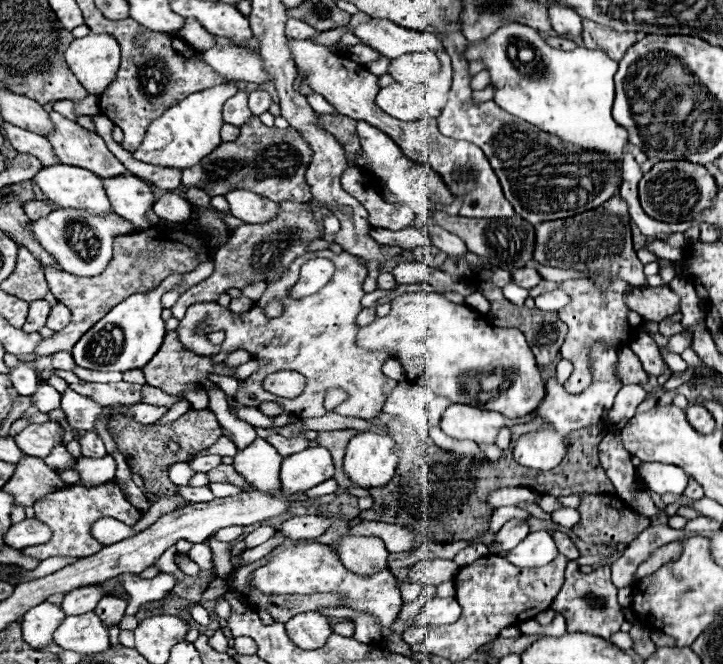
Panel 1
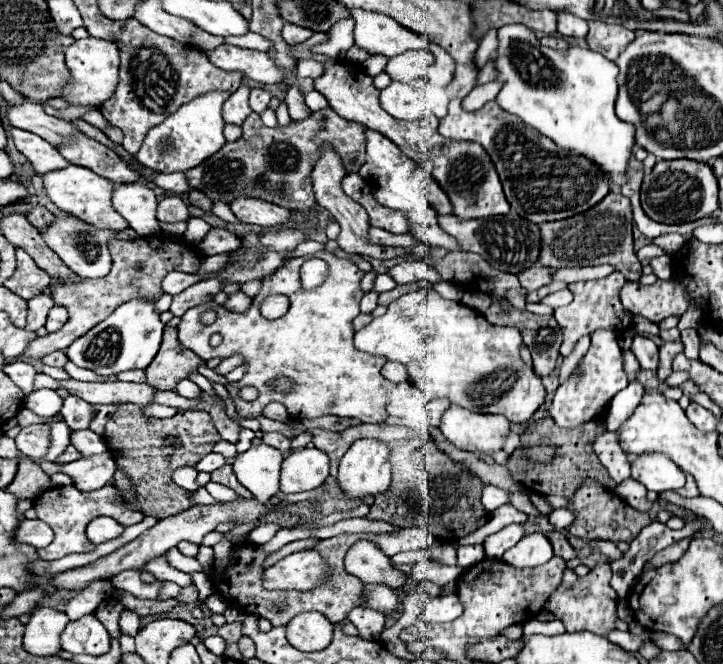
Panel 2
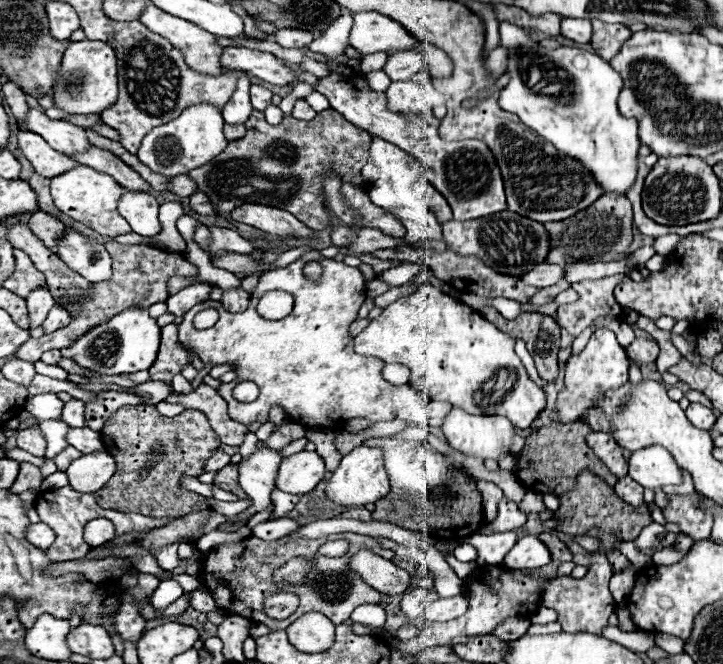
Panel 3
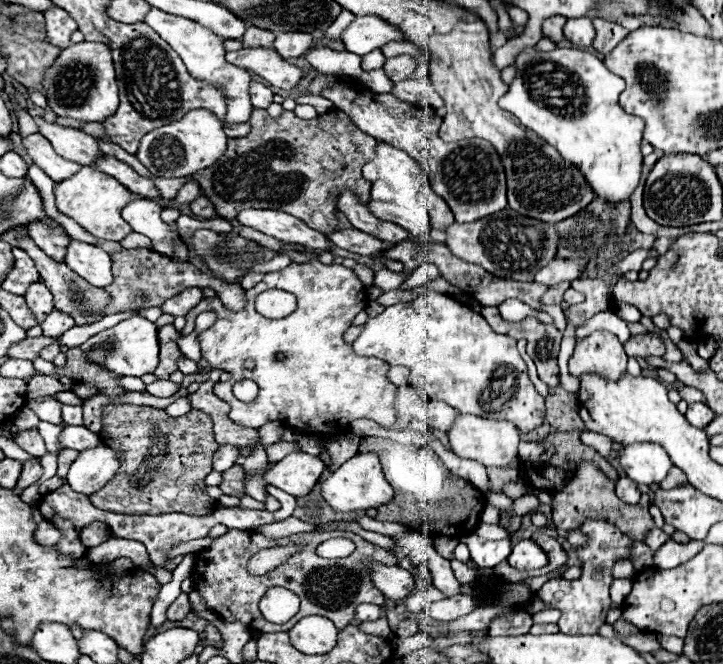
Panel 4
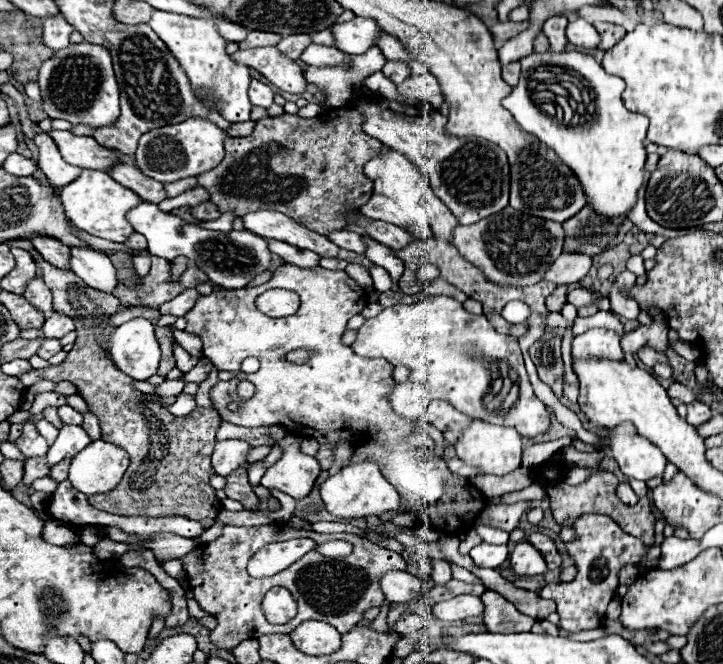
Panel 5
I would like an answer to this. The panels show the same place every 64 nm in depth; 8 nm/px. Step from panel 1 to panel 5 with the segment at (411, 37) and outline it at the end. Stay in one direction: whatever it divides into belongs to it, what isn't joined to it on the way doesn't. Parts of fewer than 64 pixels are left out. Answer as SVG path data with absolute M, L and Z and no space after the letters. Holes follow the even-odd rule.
M354 18L350 22L344 24L336 24L330 28L336 44L342 52L346 54L364 54L366 50L370 50L372 46L376 46L376 38L382 32L382 28L378 26L376 20L372 18Z

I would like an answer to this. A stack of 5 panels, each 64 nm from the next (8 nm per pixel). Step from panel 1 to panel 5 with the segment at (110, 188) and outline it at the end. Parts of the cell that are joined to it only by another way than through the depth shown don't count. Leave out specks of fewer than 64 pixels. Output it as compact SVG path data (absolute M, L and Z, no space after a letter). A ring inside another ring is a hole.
M140 202L134 206L128 214L126 220L132 224L132 228L140 234L146 236L148 240L148 252L152 256L160 256L166 260L174 260L176 256L188 256L190 264L202 268L208 278L224 288L242 288L246 286L256 274L264 272L270 268L270 250L268 244L252 234L252 232L216 232L216 230L206 230L194 224L184 224L178 216L164 214L158 204L150 202Z

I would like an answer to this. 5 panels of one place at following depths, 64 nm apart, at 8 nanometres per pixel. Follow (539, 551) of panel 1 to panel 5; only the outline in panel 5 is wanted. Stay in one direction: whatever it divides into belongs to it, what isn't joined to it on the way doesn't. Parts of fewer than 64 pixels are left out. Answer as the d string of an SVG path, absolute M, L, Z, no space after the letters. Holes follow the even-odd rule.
M518 542L510 554L510 568L516 576L538 576L546 572L546 562L532 544Z

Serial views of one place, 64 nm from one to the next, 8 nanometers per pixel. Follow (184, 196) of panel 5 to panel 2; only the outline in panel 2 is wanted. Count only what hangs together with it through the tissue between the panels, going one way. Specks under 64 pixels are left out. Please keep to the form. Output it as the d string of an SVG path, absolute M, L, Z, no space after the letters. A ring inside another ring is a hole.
M152 170L152 184L156 184L158 188L176 192L176 194L190 192L190 186L186 184L186 178L182 176L182 172L168 172L168 174L164 174L164 172L158 172L158 170Z

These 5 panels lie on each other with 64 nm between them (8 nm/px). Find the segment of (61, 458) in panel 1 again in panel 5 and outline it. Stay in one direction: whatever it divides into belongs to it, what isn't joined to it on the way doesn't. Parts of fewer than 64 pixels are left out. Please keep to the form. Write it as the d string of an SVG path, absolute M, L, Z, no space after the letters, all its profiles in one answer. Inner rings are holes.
M40 420L40 422L36 422L36 428L38 428L38 432L50 442L50 446L52 446L52 442L56 440L56 436L58 436L58 428L54 428L48 420Z

